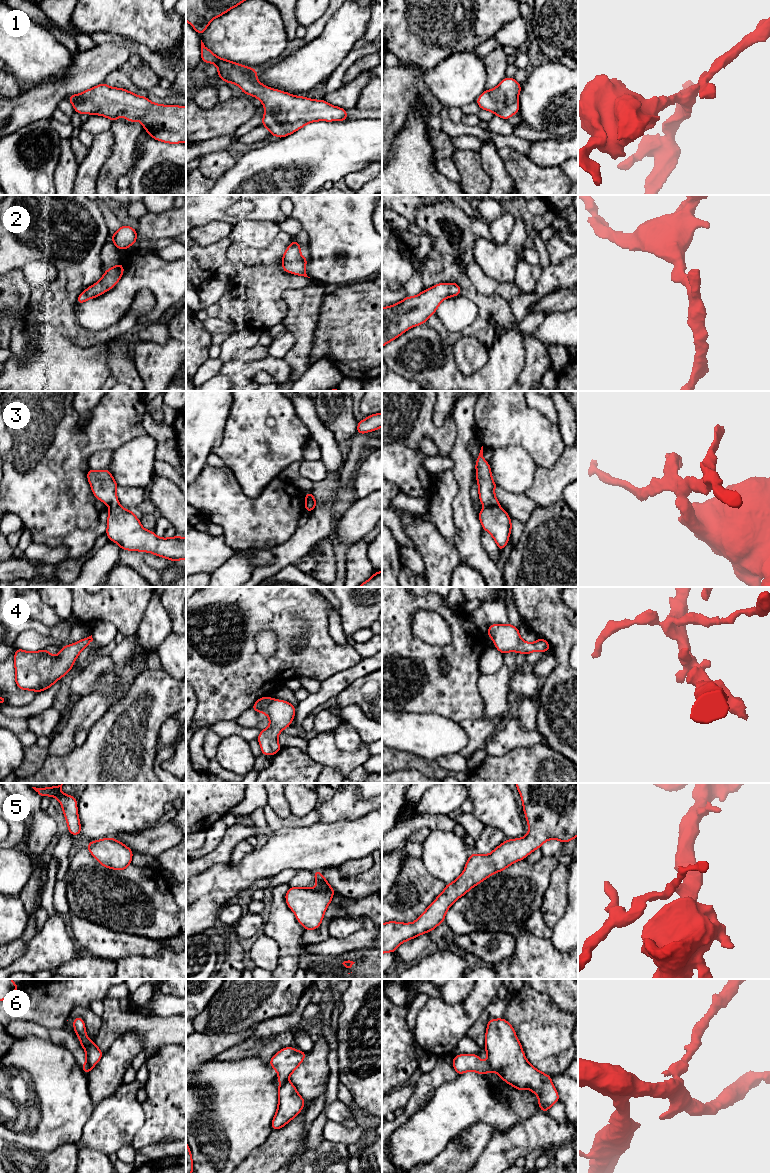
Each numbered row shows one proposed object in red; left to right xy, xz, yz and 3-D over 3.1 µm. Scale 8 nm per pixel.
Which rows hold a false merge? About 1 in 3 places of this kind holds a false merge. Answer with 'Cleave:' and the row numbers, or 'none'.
Cleave: 3, 6

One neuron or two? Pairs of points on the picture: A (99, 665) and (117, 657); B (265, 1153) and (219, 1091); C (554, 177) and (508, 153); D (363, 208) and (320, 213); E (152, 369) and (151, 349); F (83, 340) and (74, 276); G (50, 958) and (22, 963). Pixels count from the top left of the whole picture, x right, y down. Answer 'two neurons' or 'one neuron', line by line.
A: two neurons
B: two neurons
C: one neuron
D: one neuron
E: one neuron
F: one neuron
G: one neuron

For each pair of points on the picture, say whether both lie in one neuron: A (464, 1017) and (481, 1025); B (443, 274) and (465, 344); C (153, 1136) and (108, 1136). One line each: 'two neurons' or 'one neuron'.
A: two neurons
B: two neurons
C: two neurons

